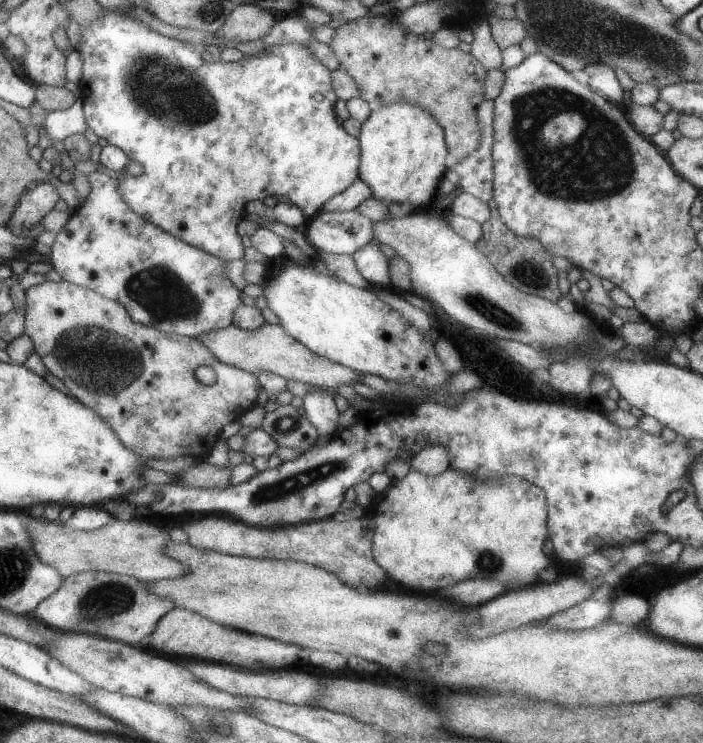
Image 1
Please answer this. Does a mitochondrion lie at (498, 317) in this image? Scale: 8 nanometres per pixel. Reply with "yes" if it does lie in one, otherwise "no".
yes

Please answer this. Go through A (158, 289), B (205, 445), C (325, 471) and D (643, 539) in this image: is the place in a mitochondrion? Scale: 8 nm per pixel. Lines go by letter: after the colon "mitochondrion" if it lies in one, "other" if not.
A: mitochondrion
B: other
C: mitochondrion
D: other

